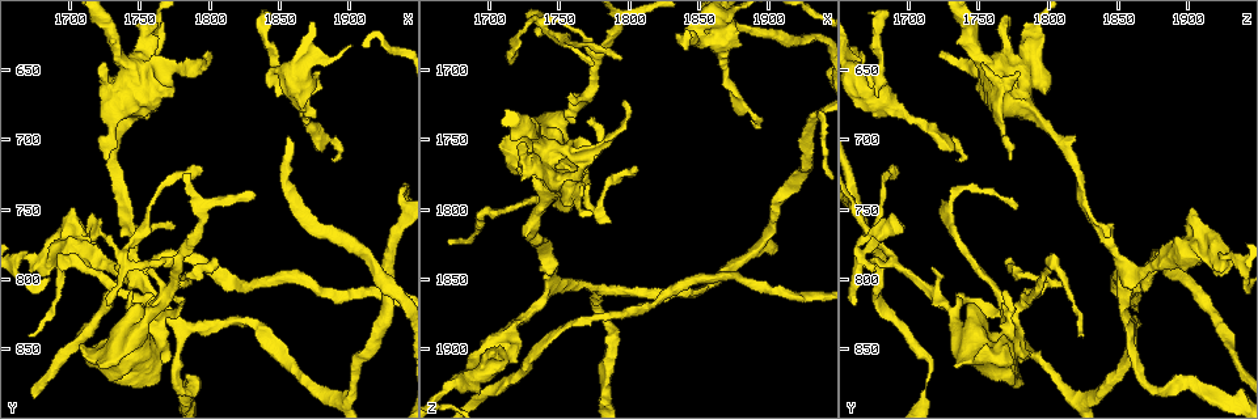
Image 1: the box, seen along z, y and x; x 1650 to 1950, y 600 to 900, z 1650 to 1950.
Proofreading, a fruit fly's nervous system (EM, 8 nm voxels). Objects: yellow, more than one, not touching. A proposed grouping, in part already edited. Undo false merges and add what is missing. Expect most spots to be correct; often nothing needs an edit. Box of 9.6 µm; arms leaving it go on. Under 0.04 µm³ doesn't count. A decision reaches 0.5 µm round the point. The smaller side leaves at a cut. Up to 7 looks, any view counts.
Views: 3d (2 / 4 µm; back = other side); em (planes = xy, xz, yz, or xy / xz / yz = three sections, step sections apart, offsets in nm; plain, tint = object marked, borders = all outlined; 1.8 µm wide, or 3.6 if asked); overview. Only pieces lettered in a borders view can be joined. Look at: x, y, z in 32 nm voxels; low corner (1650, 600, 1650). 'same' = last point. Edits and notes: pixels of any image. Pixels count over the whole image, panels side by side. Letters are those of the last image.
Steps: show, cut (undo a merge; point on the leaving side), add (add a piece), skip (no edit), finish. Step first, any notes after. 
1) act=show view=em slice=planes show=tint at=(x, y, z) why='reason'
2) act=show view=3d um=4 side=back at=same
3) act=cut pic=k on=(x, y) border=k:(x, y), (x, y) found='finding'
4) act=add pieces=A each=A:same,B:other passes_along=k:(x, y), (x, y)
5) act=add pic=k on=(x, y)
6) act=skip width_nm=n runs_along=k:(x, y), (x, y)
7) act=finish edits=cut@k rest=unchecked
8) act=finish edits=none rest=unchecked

act=show view=em slice=xy step=4 show=borders at=(1794, 720, 1692) why='thin end'

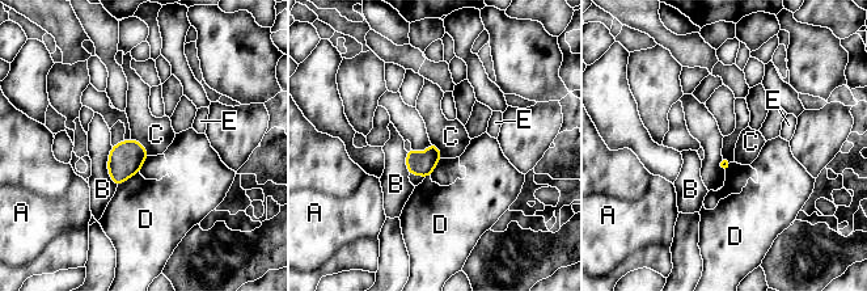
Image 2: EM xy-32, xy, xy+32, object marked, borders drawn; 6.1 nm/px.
act=show view=em slice=planes show=borders at=same why='cut it another way'

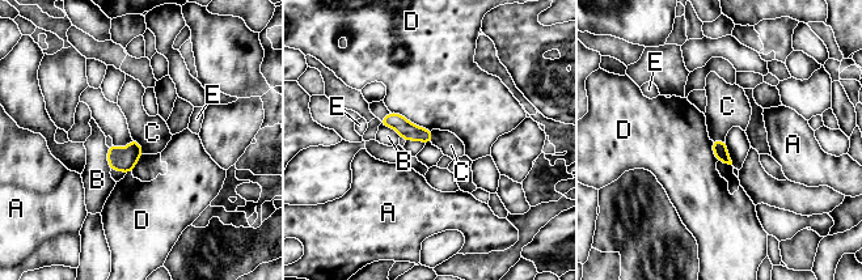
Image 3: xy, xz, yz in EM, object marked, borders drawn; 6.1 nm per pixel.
act=skip width_nm=100 each=A:other,B:other,C:other,D:other,E:other border=3:(132, 138), (139, 143), (143, 153) found='none of them fits'

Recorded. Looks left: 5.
act=show view=em um=3.6 slice=planes show=tint at=(1864, 662, 1680) why='arms part here'

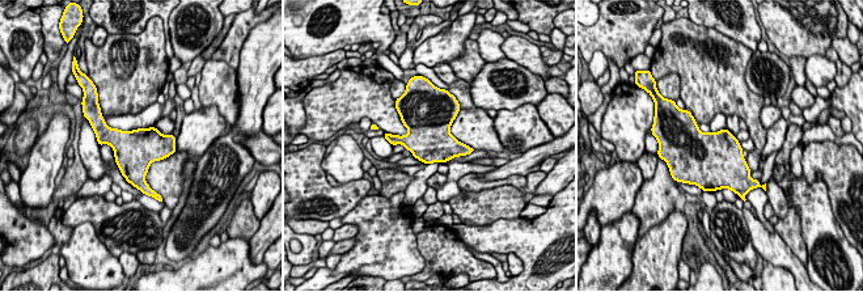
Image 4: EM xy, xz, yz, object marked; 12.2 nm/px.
act=show view=em um=3.6 slice=planes show=borders at=same why='what lies round it'

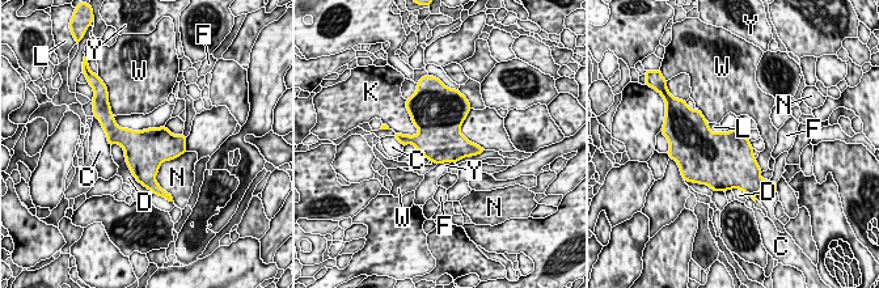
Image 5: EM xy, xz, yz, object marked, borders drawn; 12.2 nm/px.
act=skip longest_contact=D:750nm each=C:other,D:other,F:other,K:other,L:other,N:other,W:other,Y:other border=5:(449, 162), (438, 164) found='all the same neuron'

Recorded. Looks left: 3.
act=show view=em slice=xy step=4 show=tint at=(1886, 714, 1738) why='branch stops here'

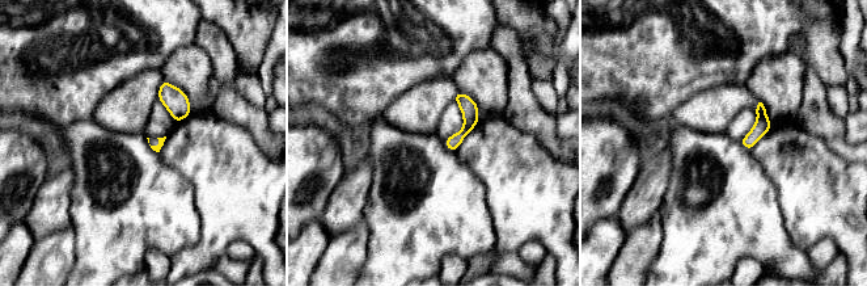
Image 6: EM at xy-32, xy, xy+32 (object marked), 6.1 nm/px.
act=show view=em slice=planes show=borders at=same

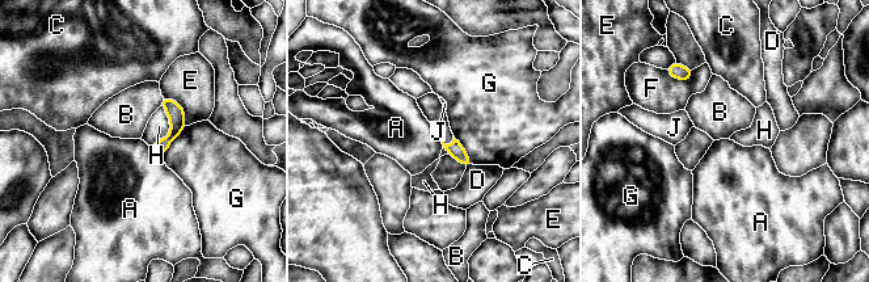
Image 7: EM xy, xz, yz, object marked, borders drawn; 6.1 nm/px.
act=skip longest_contact=H:260nm each=A:other,B:other,C:other,D:other,E:other,F:other,G:other,H:other,J:other found='no lettered piece goes on from it'

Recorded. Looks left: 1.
act=finish edits=none rest=unchecked

